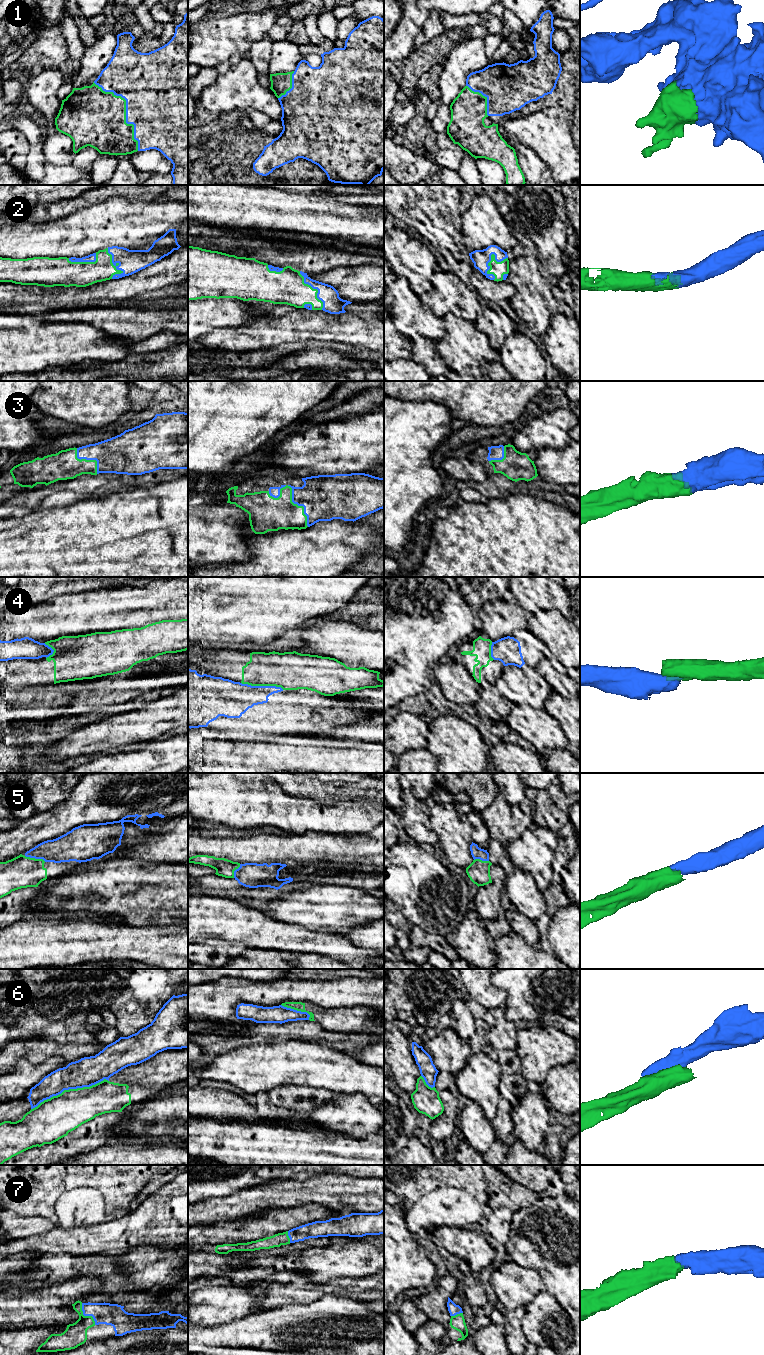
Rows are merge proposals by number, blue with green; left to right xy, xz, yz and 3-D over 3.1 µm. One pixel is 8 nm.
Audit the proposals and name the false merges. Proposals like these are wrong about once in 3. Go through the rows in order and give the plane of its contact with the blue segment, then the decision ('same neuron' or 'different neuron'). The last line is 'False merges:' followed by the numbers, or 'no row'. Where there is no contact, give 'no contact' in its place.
1: xy | same neuron
2: xy | same neuron
3: xz | same neuron
4: xz | different neuron
5: xy | same neuron
6: xy | different neuron
7: xy | same neuron
False merges: 4, 6

